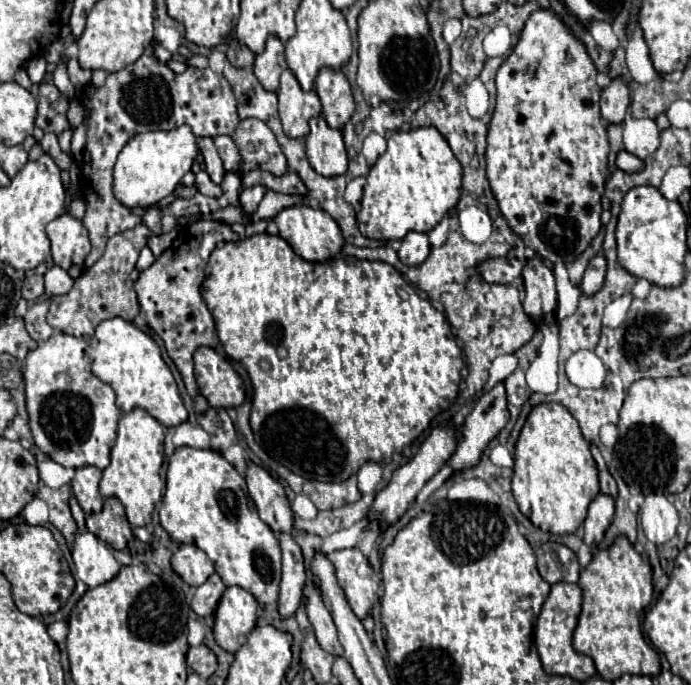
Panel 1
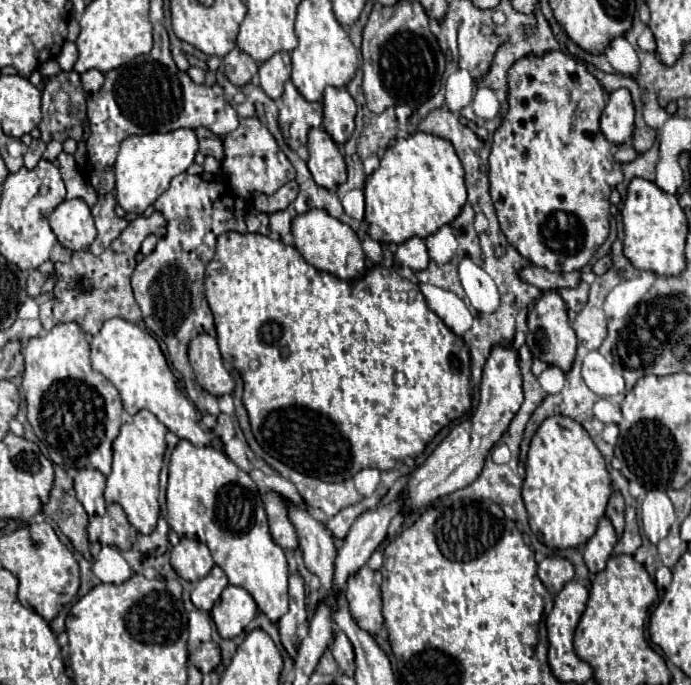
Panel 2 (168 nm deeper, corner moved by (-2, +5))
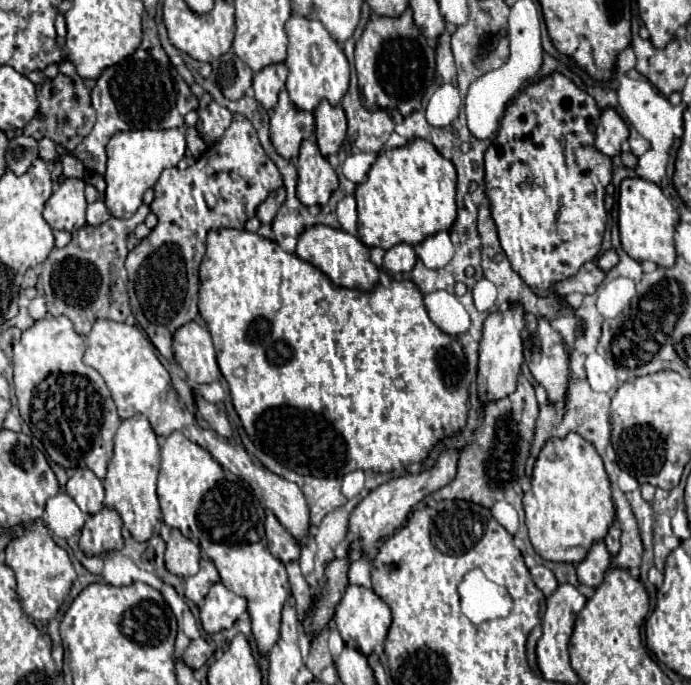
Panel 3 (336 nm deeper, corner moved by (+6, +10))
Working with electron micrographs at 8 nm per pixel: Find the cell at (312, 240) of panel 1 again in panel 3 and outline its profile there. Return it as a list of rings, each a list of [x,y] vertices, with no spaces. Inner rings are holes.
[[[316,224],[316,226],[306,228],[306,232],[302,232],[300,238],[298,238],[296,256],[314,264],[334,284],[344,286],[344,288],[368,292],[378,284],[378,278],[380,278],[380,270],[370,260],[370,248],[364,246],[358,236],[352,236],[344,230],[336,230],[336,228],[330,228],[330,226]]]

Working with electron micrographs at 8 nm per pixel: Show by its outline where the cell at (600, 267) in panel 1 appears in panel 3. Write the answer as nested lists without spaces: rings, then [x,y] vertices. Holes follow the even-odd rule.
[[[608,250],[608,252],[604,252],[600,258],[598,258],[598,266],[602,268],[602,270],[610,270],[610,268],[614,268],[618,264],[618,254],[614,252],[614,250]]]

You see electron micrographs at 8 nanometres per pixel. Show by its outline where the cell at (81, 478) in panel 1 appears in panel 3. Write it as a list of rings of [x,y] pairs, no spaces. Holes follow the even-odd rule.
[[[76,468],[66,484],[68,496],[80,506],[86,514],[98,514],[104,506],[104,488],[102,482],[96,478],[96,474],[88,468]]]

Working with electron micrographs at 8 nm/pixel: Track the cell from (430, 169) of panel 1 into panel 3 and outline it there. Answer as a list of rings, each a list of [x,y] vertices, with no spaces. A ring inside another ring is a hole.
[[[416,138],[404,148],[380,152],[368,172],[366,182],[356,186],[354,196],[358,213],[358,234],[368,248],[378,246],[388,250],[400,242],[420,244],[424,238],[436,232],[450,230],[456,220],[456,168],[450,160],[442,158],[430,142]]]

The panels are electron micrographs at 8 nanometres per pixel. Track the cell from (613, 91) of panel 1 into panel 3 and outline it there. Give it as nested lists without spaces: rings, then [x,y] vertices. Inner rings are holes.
[[[604,110],[602,120],[596,128],[596,150],[602,152],[604,156],[618,156],[622,150],[622,142],[628,138],[628,128],[624,120],[614,112]]]

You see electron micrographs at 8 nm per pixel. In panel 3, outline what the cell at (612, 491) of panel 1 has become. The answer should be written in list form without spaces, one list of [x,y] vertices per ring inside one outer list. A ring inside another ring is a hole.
[[[618,522],[612,524],[612,528],[610,528],[610,532],[608,532],[604,542],[606,542],[606,548],[608,548],[610,556],[614,558],[618,554],[618,550],[620,550],[620,526],[618,526]]]

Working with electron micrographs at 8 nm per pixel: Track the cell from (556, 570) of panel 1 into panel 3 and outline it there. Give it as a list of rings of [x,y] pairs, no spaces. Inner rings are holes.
[[[534,566],[534,568],[530,570],[530,574],[532,574],[534,584],[544,592],[544,596],[550,596],[550,594],[558,588],[558,582],[556,582],[554,574],[552,574],[548,568],[544,568],[544,566]]]

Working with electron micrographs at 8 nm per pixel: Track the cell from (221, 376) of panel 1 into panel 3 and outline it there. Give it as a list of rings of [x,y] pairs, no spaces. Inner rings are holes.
[[[194,320],[186,322],[174,332],[172,350],[176,362],[186,372],[190,382],[210,384],[220,378],[220,368],[216,364],[216,352],[210,332]]]

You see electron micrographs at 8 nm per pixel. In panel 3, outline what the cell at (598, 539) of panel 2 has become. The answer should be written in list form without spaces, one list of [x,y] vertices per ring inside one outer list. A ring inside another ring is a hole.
[[[596,542],[592,546],[592,550],[588,552],[588,556],[580,564],[576,564],[578,582],[586,584],[590,588],[598,588],[602,584],[608,568],[610,568],[610,554],[608,554],[604,542]]]

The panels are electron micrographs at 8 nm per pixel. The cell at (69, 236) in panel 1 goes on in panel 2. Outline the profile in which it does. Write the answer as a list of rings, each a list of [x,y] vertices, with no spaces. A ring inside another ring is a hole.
[[[82,199],[62,201],[50,215],[50,227],[58,243],[68,251],[84,251],[96,237],[90,207]]]

